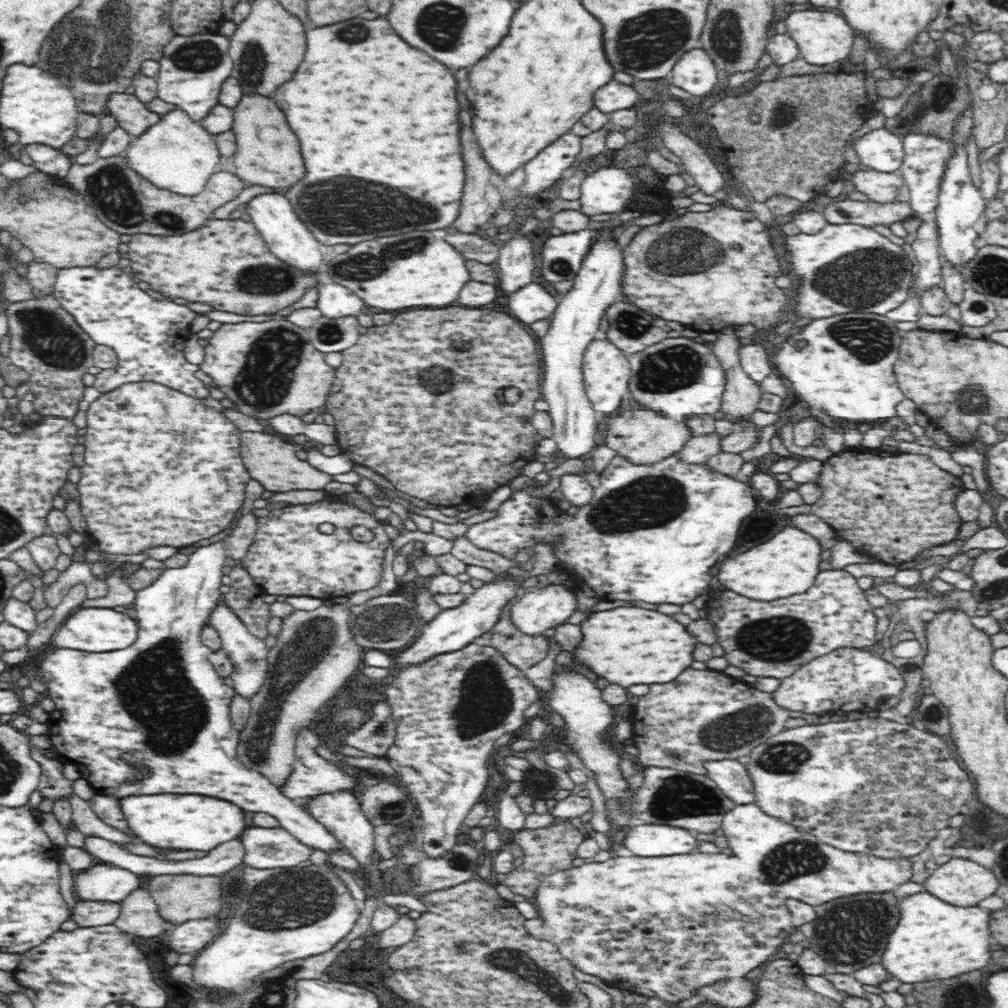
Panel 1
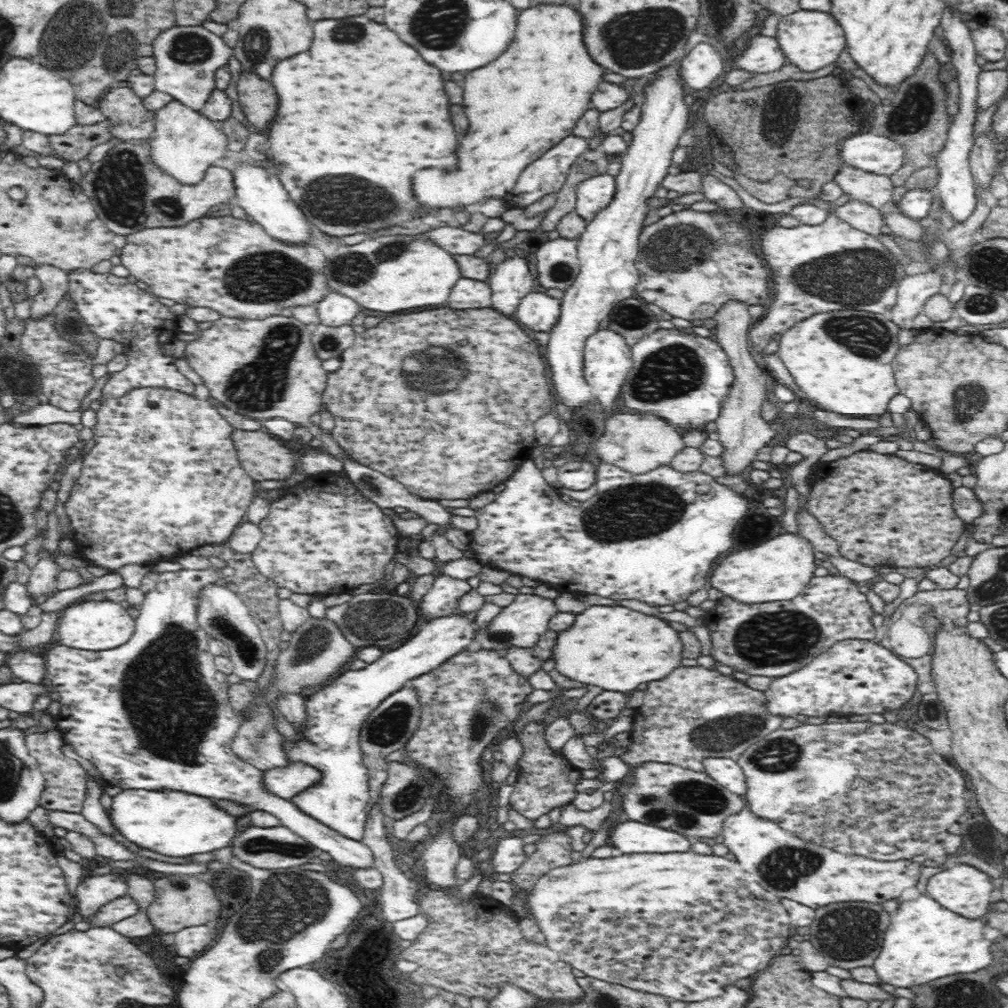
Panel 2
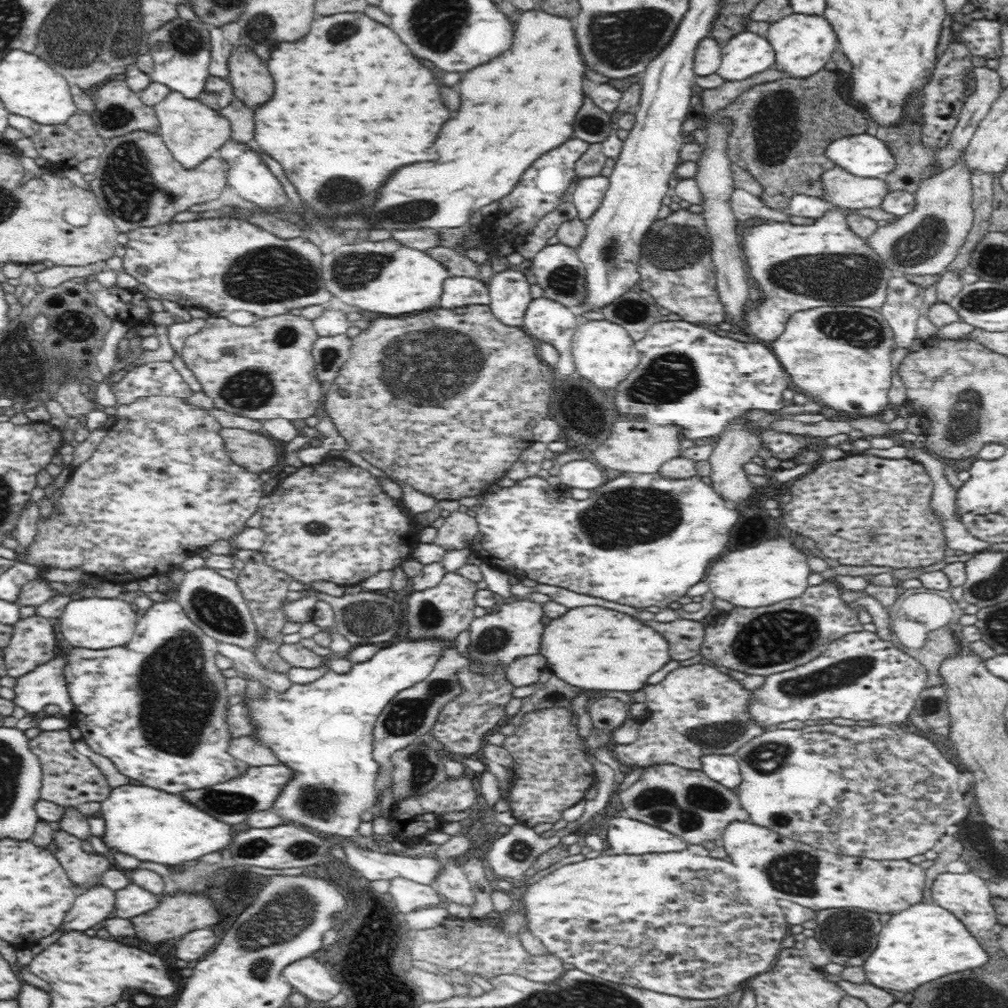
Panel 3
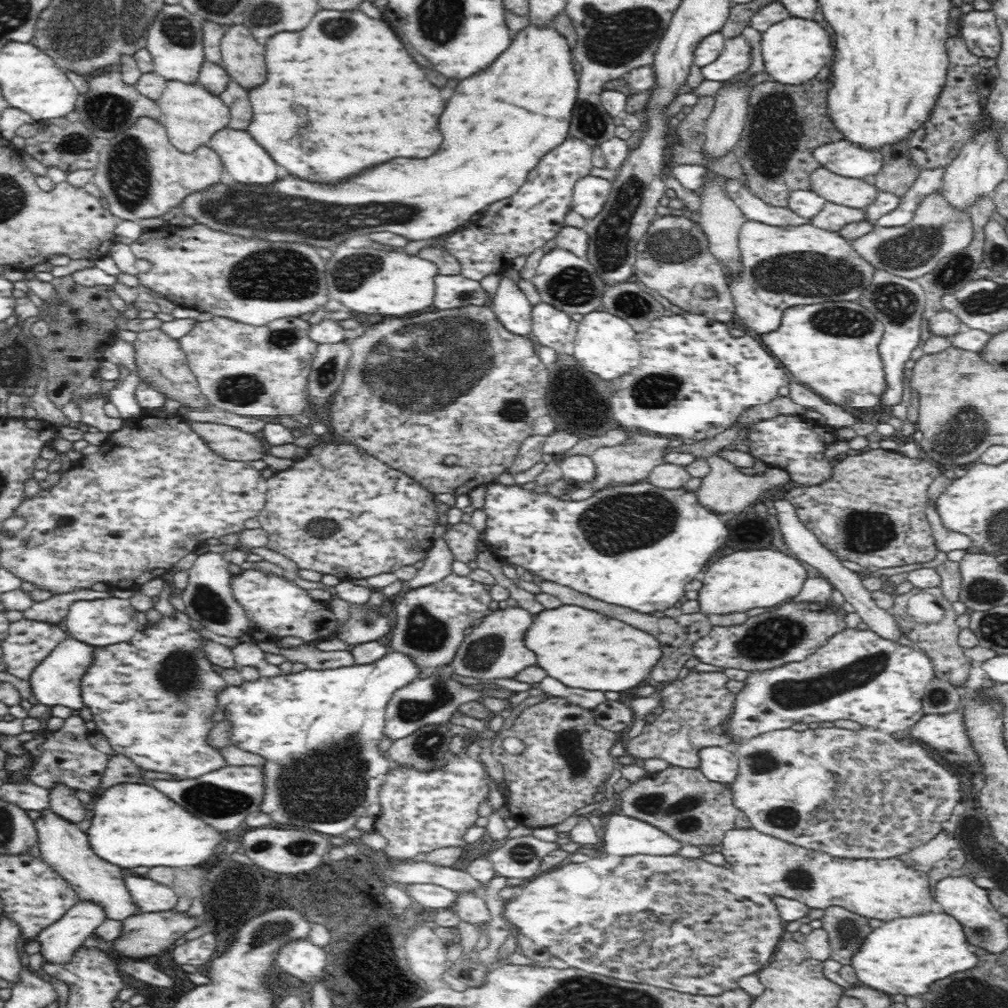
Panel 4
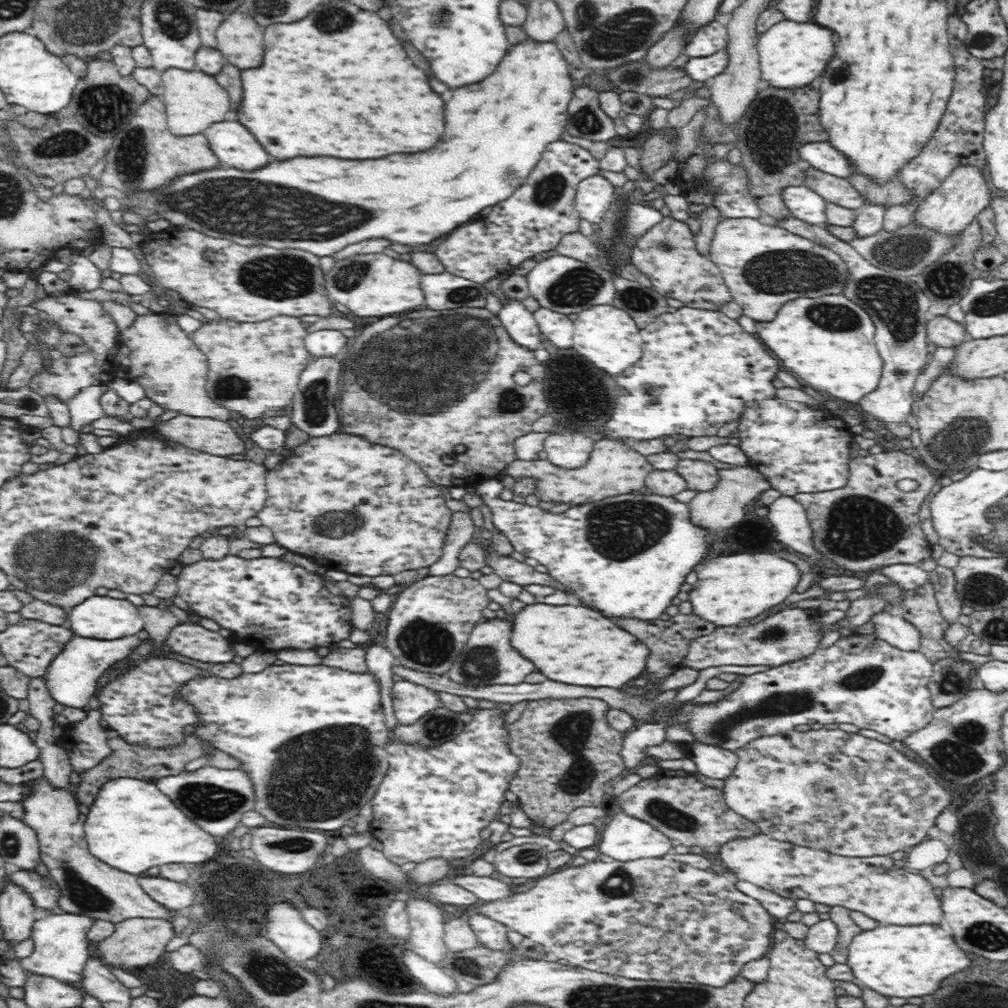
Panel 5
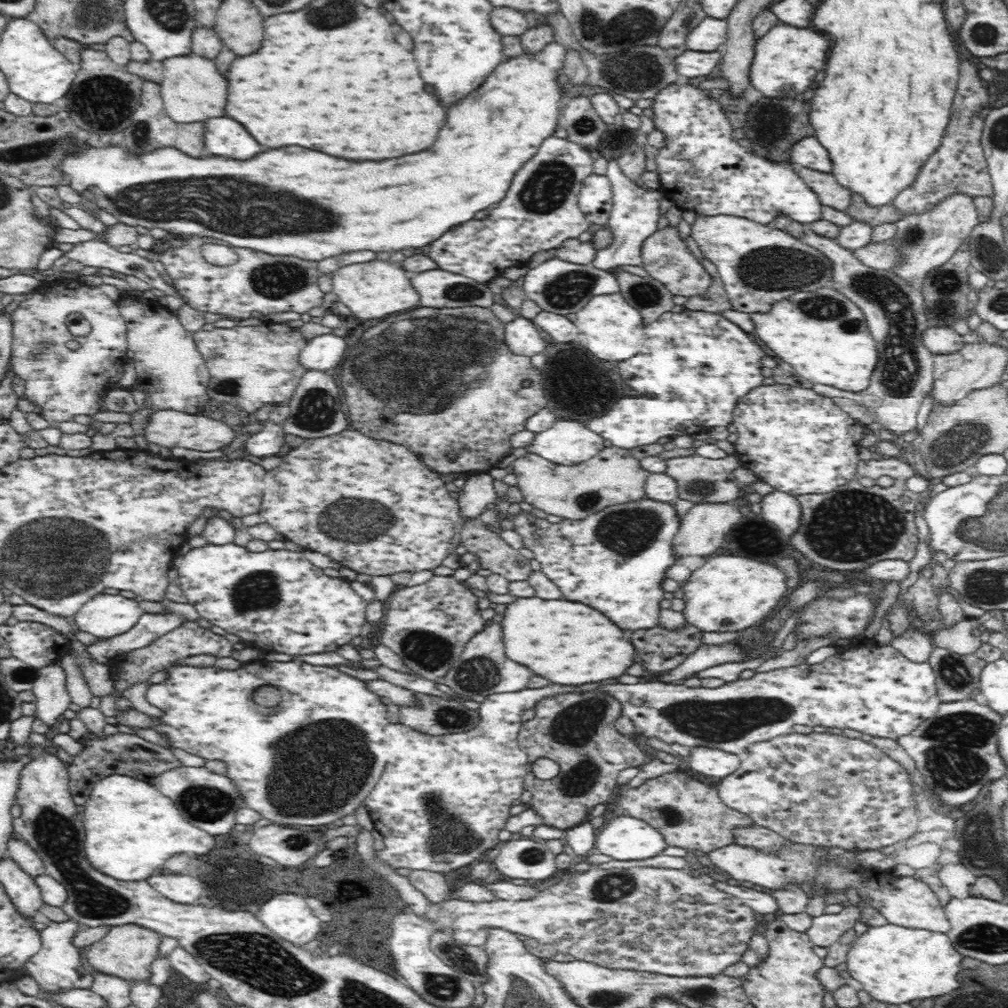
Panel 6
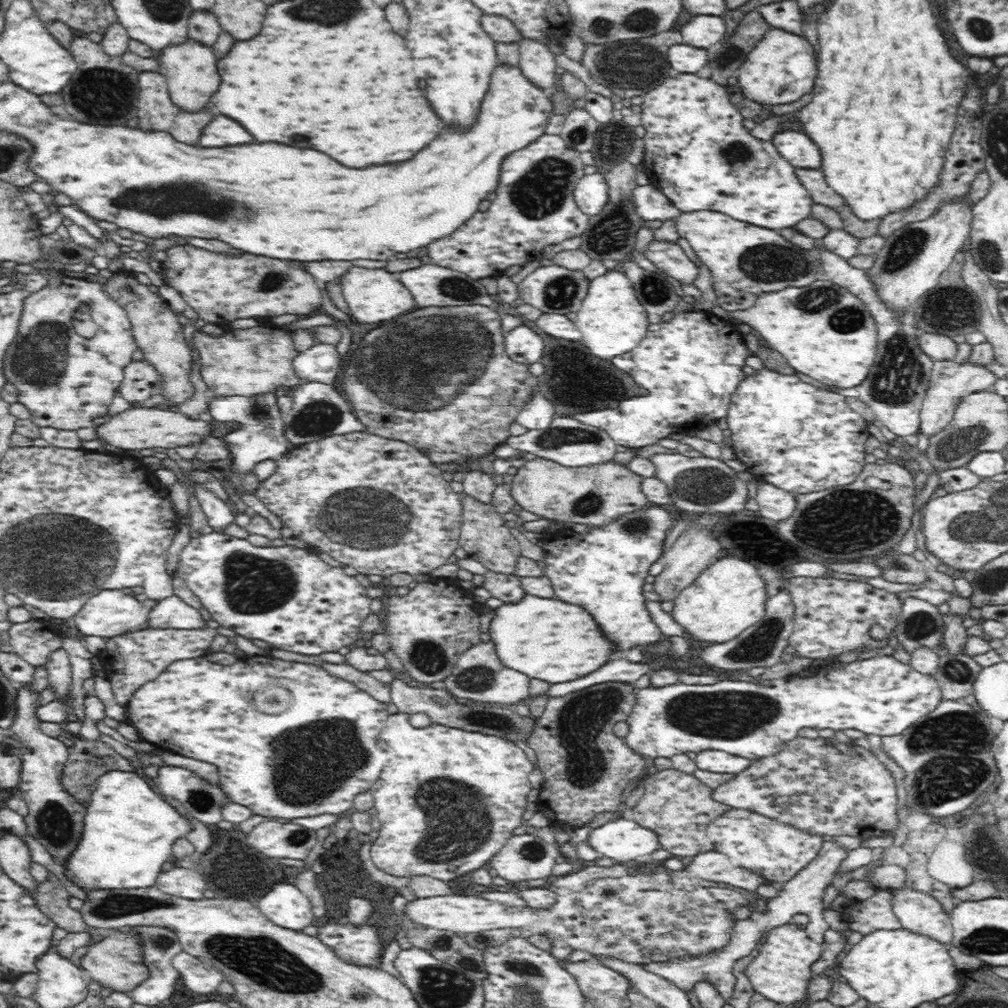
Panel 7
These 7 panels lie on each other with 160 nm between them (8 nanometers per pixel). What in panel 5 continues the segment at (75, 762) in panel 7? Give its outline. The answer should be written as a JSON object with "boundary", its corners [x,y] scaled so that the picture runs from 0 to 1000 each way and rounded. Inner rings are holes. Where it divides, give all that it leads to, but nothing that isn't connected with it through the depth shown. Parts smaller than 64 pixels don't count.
{"boundary":[[[188,725],[180,740],[169,741],[168,744],[147,744],[147,742],[141,740],[130,740],[125,737],[125,734],[117,731],[109,732],[106,736],[111,747],[106,752],[99,754],[95,760],[78,767],[79,772],[77,772],[77,778],[73,786],[77,800],[84,799],[88,801],[95,792],[99,780],[107,774],[125,770],[153,777],[161,770],[176,769],[183,766],[188,755],[190,756],[190,754],[204,749],[207,743],[207,740],[204,740],[205,736],[202,736],[200,732],[194,732]]]}

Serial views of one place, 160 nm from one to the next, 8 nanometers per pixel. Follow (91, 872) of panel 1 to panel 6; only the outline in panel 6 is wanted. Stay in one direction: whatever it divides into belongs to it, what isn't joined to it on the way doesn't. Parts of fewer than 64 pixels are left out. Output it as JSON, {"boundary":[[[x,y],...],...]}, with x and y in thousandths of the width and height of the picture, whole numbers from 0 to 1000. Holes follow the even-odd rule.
{"boundary":[[[74,914],[50,915],[41,921],[42,940],[31,948],[25,960],[30,969],[38,975],[40,990],[52,992],[58,985],[71,981],[89,981],[93,972],[88,959],[84,956],[79,941],[72,937],[73,928],[82,919]]]}

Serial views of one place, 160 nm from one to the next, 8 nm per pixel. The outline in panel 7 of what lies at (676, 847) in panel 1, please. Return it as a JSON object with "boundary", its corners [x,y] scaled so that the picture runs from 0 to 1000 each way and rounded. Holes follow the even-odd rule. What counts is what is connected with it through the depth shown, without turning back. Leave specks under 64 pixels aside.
{"boundary":[[[623,810],[599,817],[595,821],[580,823],[582,836],[597,850],[605,851],[611,856],[631,856],[644,852],[644,848],[654,842],[652,827],[647,822],[628,815]]]}

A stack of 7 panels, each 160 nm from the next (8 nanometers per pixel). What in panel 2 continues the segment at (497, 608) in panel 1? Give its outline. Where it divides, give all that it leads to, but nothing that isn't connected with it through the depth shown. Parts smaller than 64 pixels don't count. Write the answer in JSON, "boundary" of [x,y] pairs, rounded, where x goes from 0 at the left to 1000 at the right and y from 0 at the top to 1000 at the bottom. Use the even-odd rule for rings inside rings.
{"boundary":[[[439,611],[424,615],[424,618],[410,630],[406,635],[399,638],[393,644],[380,647],[375,655],[371,655],[359,664],[344,664],[331,674],[324,678],[318,686],[312,687],[311,690],[303,692],[304,715],[294,722],[296,732],[283,732],[282,742],[286,748],[287,757],[298,756],[299,758],[310,760],[317,765],[317,774],[304,784],[300,783],[294,790],[288,792],[293,799],[305,810],[315,813],[318,817],[329,821],[337,828],[349,833],[359,833],[362,825],[362,816],[365,813],[366,793],[366,764],[361,759],[361,746],[357,741],[356,728],[365,714],[365,710],[379,698],[383,692],[386,692],[395,687],[411,673],[419,671],[435,660],[440,659],[446,652],[460,646],[470,634],[470,623],[462,611]]]}

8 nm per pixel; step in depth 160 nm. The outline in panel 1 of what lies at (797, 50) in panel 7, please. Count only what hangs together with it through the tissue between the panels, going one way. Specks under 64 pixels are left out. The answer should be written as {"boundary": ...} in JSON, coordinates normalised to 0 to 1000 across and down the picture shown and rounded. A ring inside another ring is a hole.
{"boundary":[[[794,10],[794,12],[785,12],[778,22],[780,35],[790,41],[792,45],[793,56],[814,69],[820,64],[837,62],[845,50],[847,32],[835,16],[829,16],[825,12],[813,12],[812,10]]]}

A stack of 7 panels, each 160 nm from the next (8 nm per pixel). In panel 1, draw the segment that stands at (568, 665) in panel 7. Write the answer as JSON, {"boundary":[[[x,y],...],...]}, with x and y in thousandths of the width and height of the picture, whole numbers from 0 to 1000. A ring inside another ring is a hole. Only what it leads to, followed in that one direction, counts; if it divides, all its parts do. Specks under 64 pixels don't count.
{"boundary":[[[609,603],[585,609],[577,619],[577,637],[569,643],[569,655],[585,663],[595,673],[617,683],[629,679],[661,679],[675,671],[688,655],[687,645],[692,639],[681,623],[651,605]]]}

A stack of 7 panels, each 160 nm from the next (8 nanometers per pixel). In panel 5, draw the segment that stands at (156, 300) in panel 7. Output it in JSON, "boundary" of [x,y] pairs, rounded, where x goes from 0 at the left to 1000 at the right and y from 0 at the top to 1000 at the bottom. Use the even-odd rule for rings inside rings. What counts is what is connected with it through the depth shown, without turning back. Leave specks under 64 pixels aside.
{"boundary":[[[168,310],[137,312],[133,319],[119,329],[119,340],[129,346],[126,376],[137,380],[144,387],[144,393],[163,407],[232,420],[232,411],[224,409],[225,406],[206,393],[205,355],[193,344],[175,315]]]}

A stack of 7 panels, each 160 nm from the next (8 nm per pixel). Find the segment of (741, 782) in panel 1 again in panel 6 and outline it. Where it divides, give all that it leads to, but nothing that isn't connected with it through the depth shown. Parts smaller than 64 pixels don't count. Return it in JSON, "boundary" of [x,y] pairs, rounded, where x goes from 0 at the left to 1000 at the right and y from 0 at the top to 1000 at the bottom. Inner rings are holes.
{"boundary":[[[690,741],[685,744],[685,763],[703,771],[717,773],[732,764],[735,750],[717,746],[710,742]]]}

